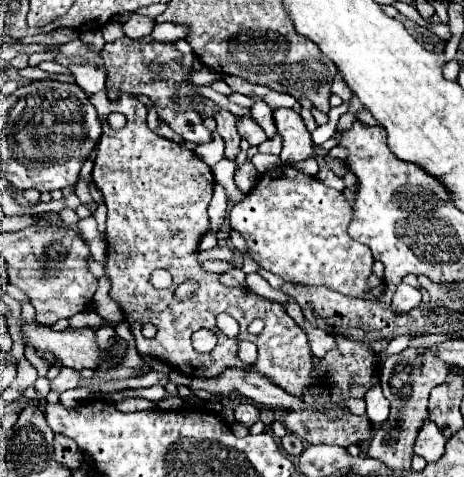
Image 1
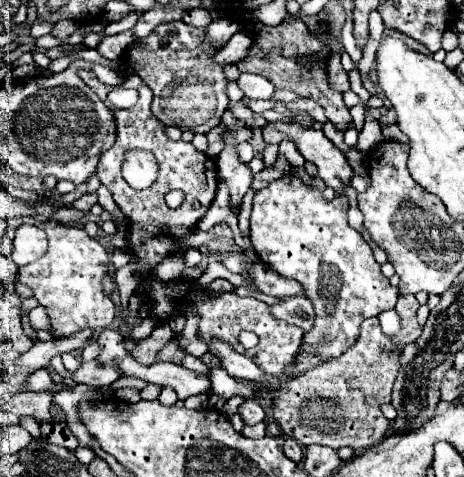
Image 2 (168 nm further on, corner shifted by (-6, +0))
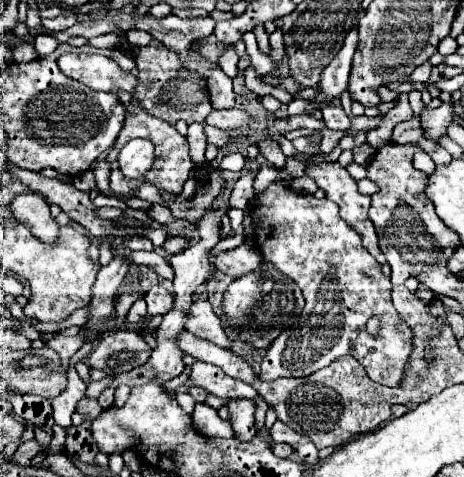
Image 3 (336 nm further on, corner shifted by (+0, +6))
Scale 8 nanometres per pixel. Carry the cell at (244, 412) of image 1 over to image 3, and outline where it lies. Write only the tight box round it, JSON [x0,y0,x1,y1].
[226,400,258,442]

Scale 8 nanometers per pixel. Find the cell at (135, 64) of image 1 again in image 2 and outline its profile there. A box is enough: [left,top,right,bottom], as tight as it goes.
[126,22,230,134]

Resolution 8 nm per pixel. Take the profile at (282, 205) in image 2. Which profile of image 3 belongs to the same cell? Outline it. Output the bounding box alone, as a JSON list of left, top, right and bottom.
[254,184,414,388]

